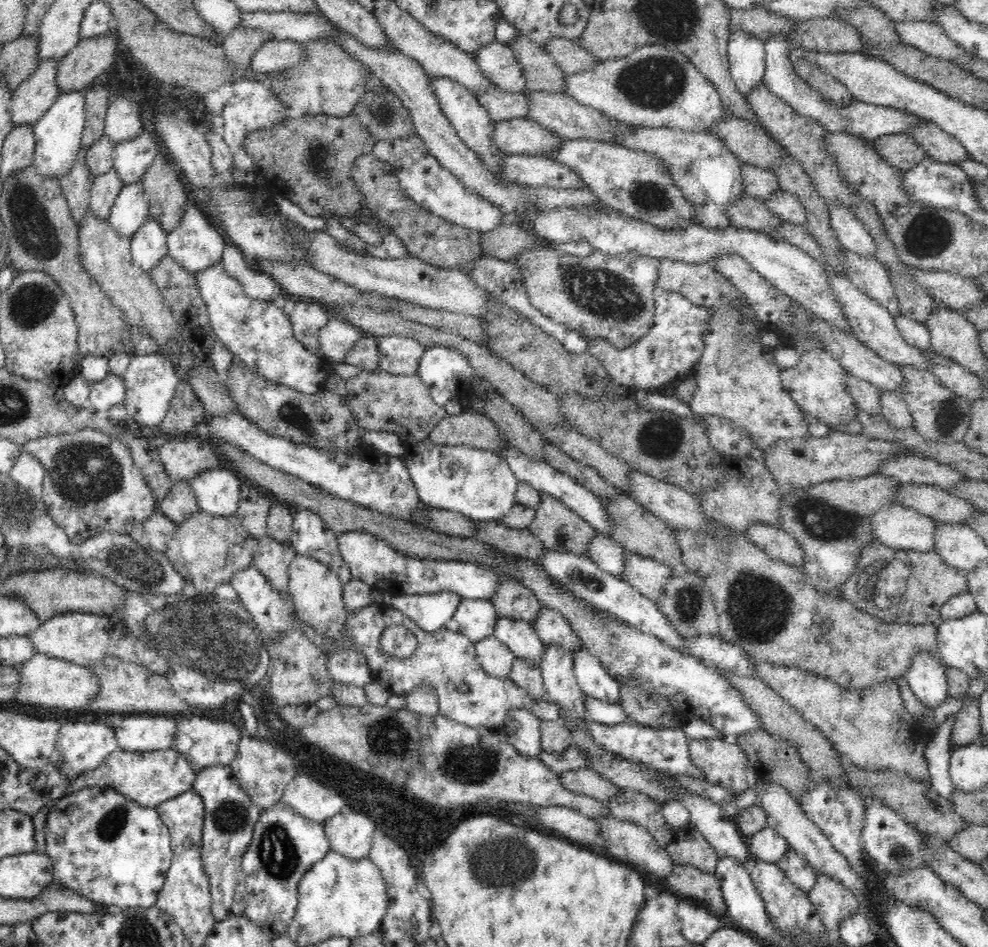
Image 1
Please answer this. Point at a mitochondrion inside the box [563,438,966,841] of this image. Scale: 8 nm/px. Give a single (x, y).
(758, 607)

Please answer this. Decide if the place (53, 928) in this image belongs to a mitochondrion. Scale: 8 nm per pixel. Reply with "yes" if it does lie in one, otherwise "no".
no

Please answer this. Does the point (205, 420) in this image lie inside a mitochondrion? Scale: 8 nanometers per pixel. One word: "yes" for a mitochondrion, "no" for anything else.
no

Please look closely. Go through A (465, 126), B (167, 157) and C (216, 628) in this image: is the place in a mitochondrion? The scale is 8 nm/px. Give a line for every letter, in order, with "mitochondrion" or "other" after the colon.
A: other
B: other
C: mitochondrion

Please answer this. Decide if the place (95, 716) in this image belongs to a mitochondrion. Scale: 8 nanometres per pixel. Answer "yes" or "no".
no

